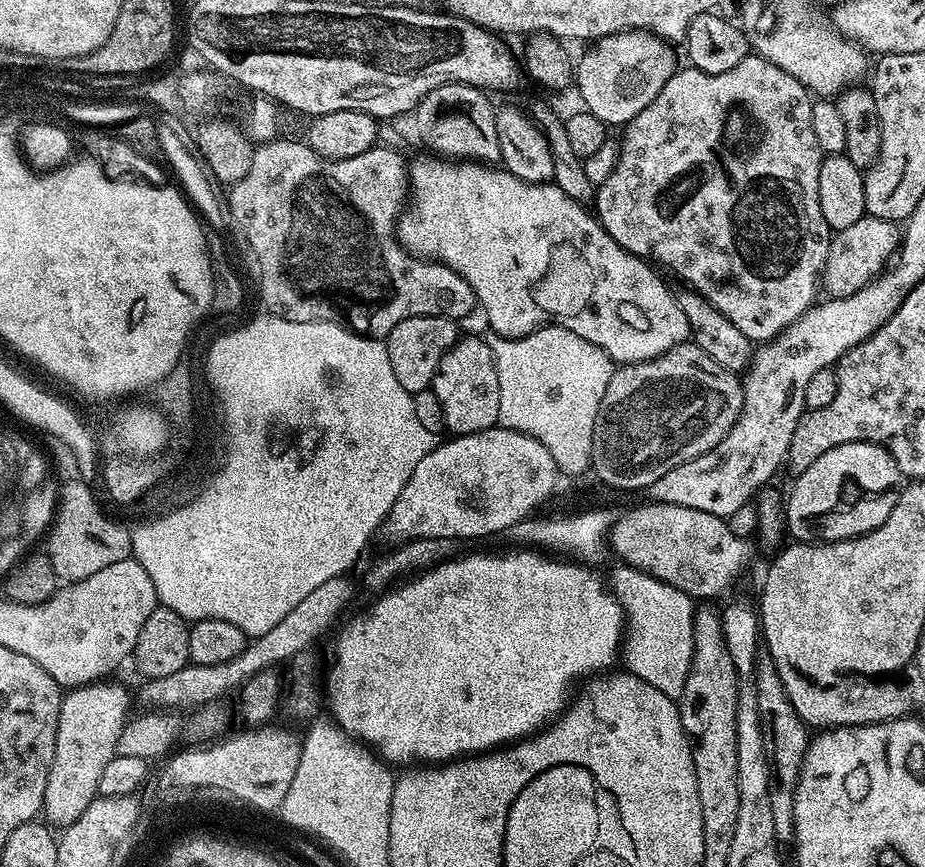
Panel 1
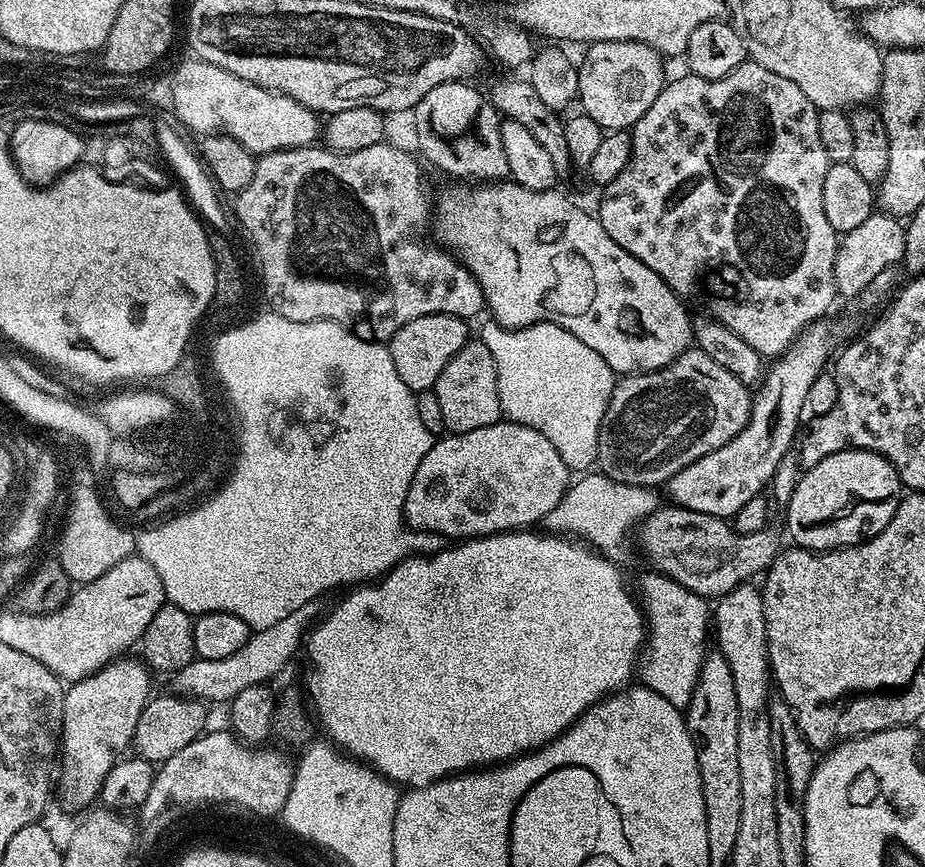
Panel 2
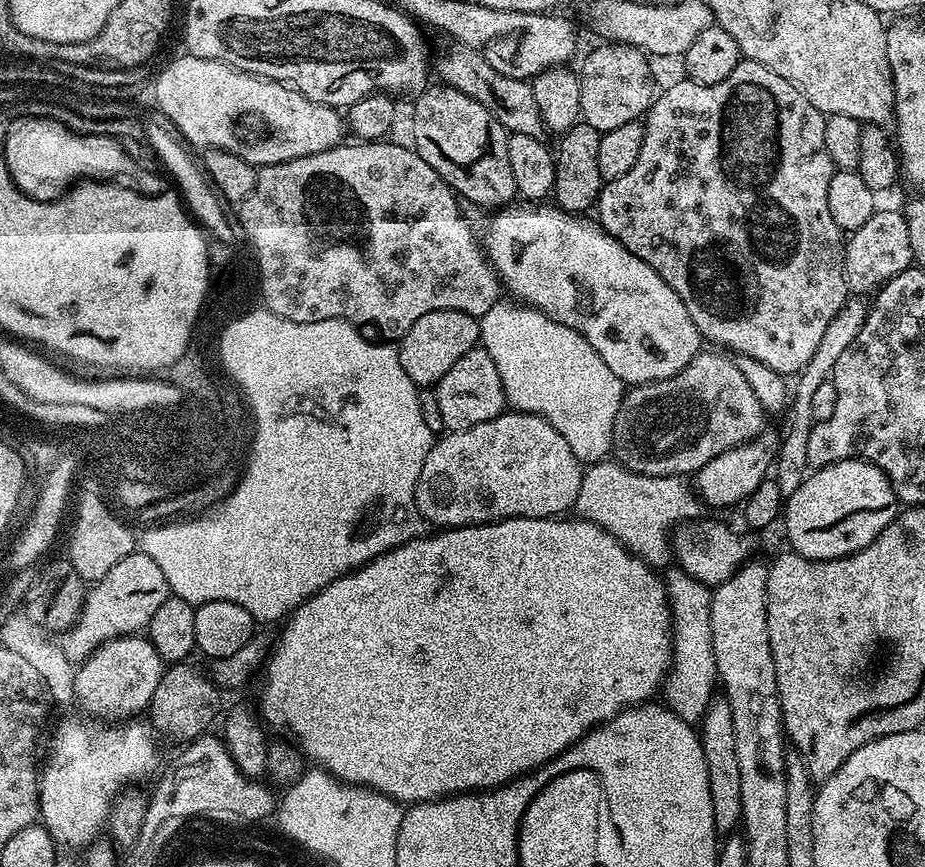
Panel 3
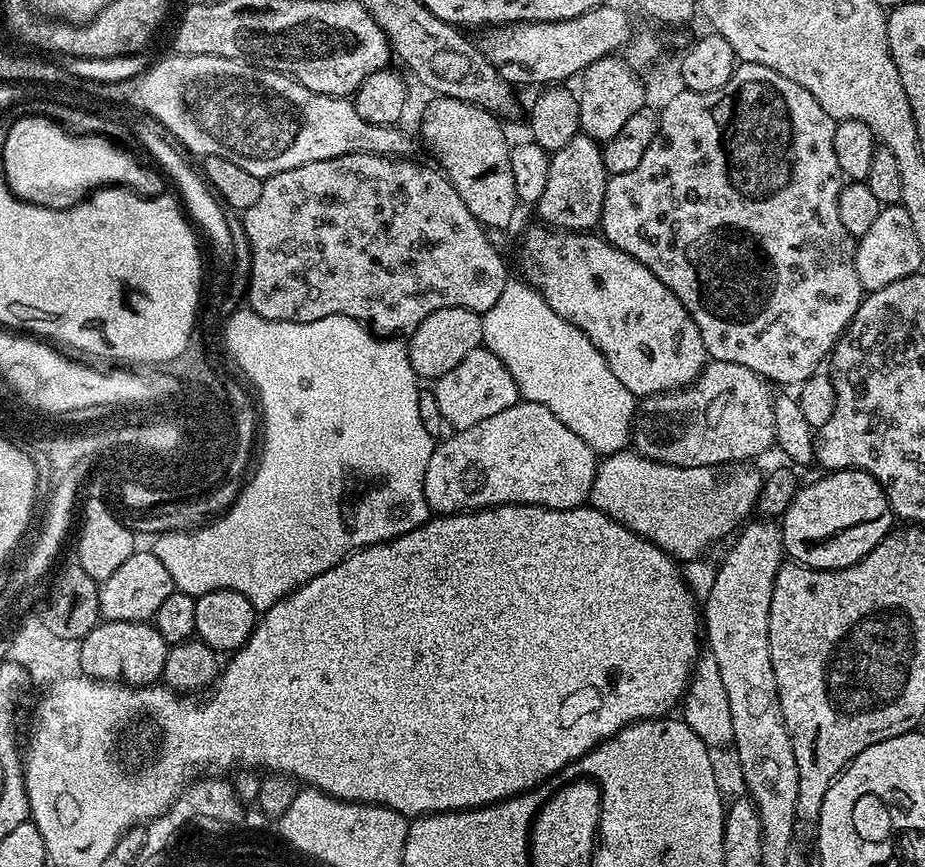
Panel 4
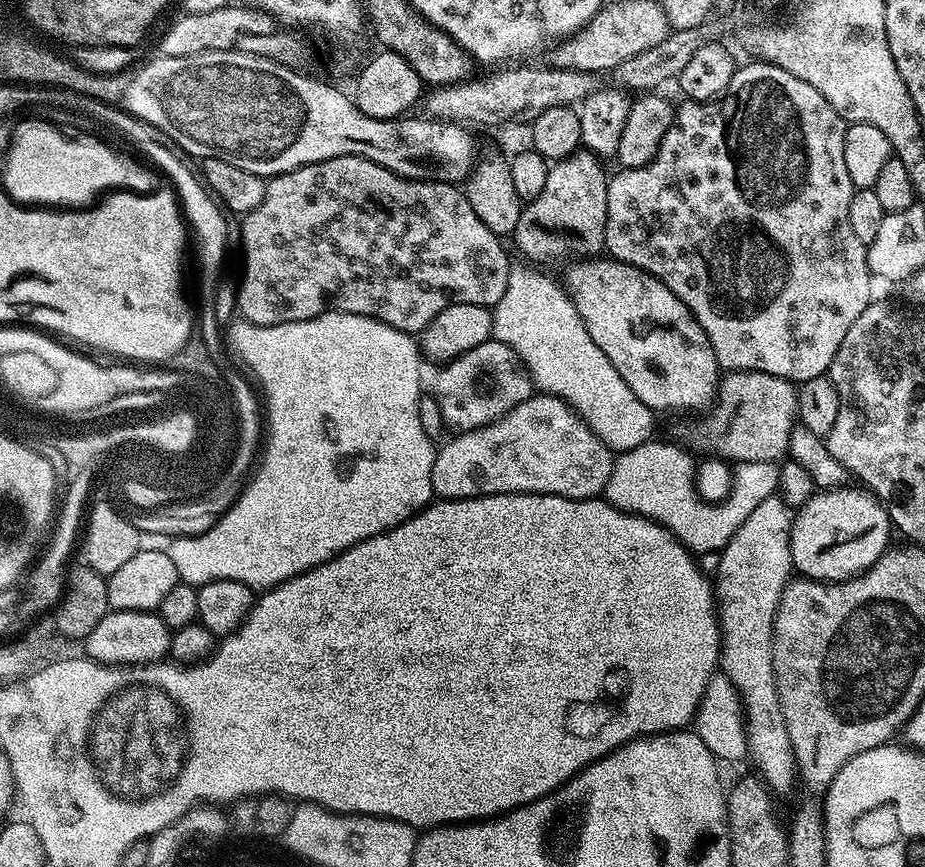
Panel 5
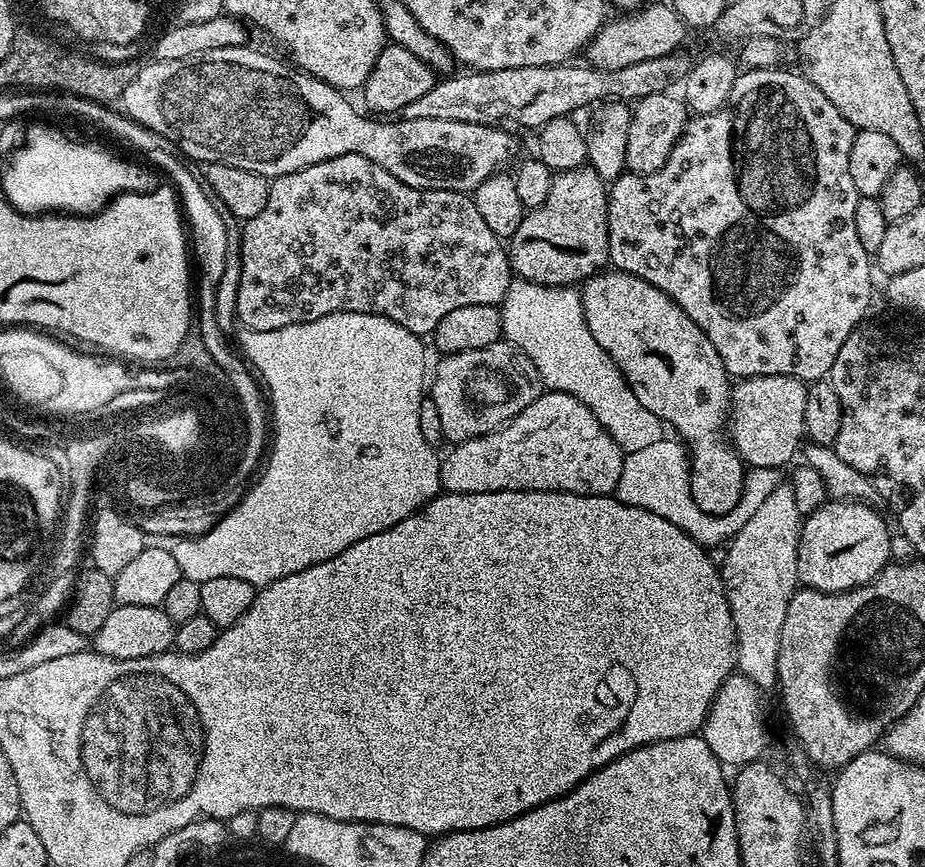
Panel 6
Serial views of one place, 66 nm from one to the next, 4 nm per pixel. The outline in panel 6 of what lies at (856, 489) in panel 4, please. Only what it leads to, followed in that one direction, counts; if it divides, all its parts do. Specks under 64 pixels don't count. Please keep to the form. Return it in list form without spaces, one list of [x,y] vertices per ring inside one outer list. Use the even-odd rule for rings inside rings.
[[[829,499],[821,508],[803,517],[800,526],[798,550],[798,581],[805,588],[819,592],[845,592],[863,584],[869,584],[880,571],[888,565],[892,544],[888,541],[888,524],[876,513],[870,504],[861,504],[859,500]]]

